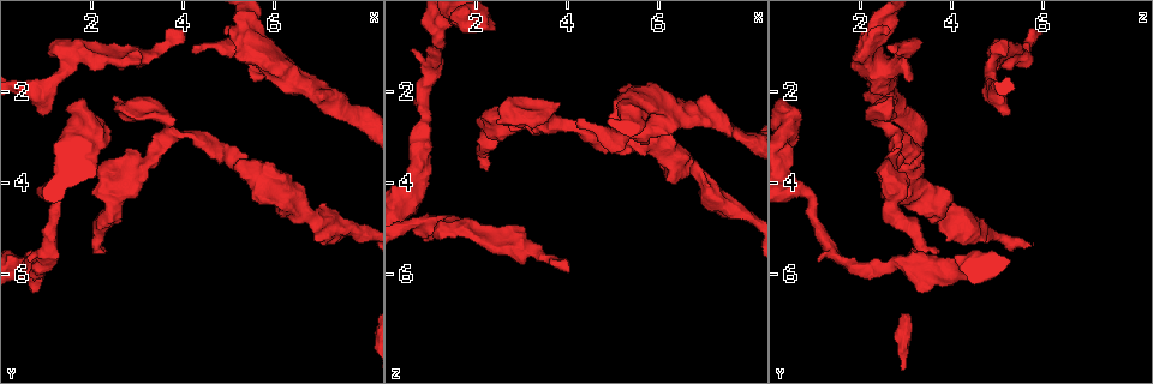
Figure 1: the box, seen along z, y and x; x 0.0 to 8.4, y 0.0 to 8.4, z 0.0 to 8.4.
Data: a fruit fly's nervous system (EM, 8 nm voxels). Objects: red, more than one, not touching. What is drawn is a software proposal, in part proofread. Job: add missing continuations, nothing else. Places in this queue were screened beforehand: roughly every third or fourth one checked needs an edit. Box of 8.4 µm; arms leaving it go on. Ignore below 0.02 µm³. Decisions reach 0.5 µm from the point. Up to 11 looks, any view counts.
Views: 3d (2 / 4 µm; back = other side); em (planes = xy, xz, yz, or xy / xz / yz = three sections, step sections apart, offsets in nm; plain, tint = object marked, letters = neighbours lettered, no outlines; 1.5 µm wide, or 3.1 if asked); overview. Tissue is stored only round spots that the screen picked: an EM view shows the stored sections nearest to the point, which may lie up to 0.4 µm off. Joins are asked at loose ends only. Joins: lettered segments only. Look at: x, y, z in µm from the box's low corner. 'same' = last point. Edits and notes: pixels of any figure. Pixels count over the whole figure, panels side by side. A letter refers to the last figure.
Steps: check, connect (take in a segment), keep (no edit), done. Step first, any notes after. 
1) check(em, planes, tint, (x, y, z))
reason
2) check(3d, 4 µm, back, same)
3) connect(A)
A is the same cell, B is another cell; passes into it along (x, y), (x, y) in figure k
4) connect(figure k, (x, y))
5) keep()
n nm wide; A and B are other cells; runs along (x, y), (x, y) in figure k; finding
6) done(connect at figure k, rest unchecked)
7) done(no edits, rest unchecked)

check(em, xy, step 4, letters, (4.00, 0.65, 5.95))

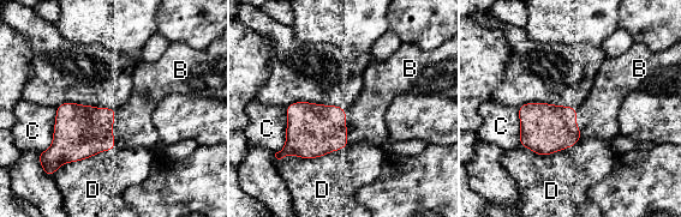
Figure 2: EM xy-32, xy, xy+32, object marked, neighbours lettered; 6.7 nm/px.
connect(B)
B is the same cell, C and D are other cells; the neuron continues

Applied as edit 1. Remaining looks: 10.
check(overview)

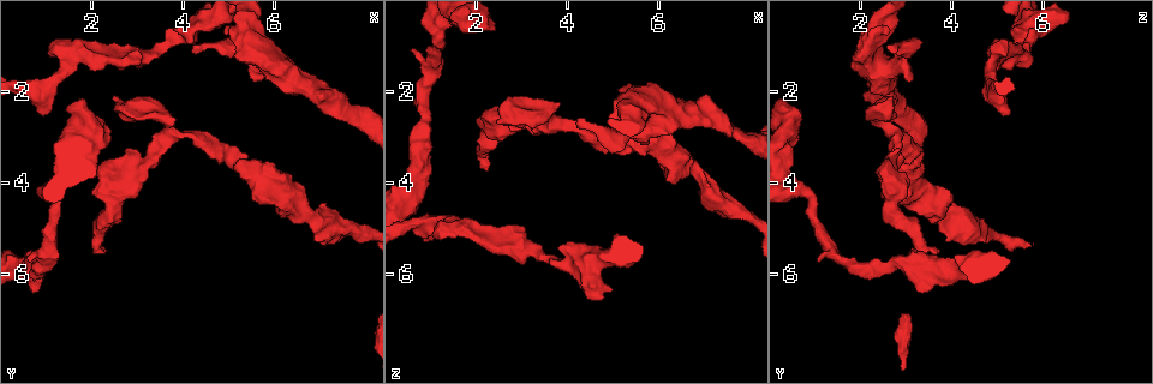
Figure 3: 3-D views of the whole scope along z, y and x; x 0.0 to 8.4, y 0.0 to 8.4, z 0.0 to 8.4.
check(3d, 4 µm, (4.20, 1.10, 2.65))
free end

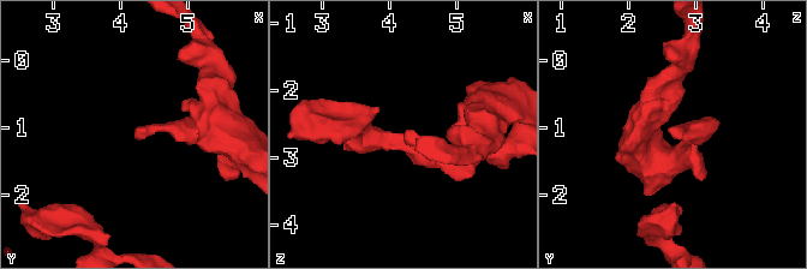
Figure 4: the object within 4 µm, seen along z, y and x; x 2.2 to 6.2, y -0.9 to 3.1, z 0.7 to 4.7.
check(em, planes, letters, (4.20, 1.10, 2.65))
need the tissue

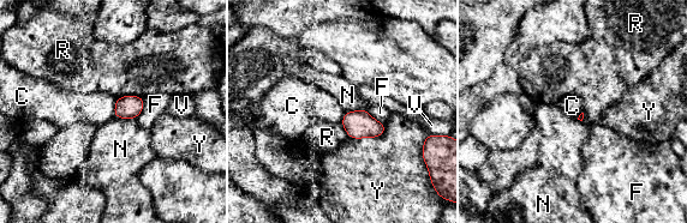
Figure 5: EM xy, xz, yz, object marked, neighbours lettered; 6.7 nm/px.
keep()
Y touches over 260 nm; C, F, N, R, V and Y are other cells; none of them fits

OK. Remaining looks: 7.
check(em, planes, letters, (2.25, 5.55, 3.70))
free end

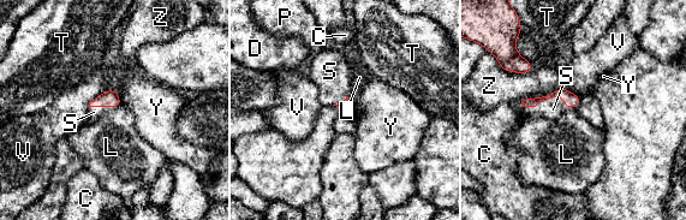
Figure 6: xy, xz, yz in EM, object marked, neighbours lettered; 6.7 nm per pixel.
connect(S)
S is the same cell, C, D, L, P, T, V, Y and Z are other cells; passes into it along (572, 101), (550, 100), (553, 110) in figure 6; the neuron continues

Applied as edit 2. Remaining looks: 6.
check(3d, 4 µm, back, (0.55, 5.60, 1.15))
free end

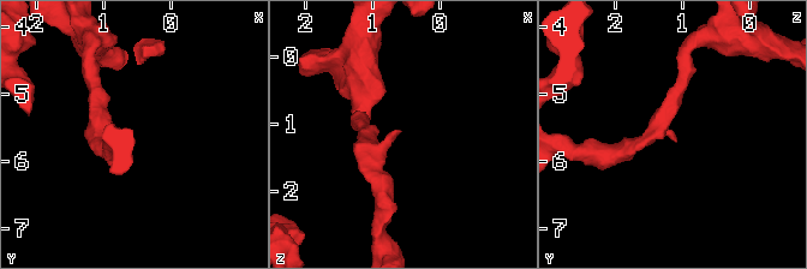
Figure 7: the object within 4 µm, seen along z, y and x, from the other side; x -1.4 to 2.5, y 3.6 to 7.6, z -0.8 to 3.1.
check(em, yz, step 4, letters, (0.60, 5.65, 1.10))

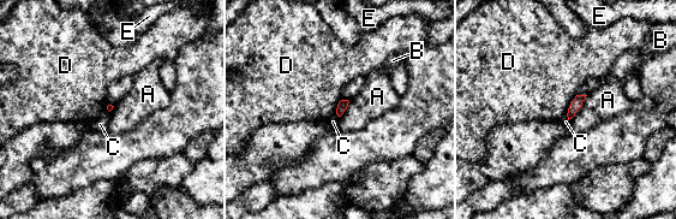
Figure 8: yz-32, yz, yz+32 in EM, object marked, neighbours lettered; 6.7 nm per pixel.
keep()
A touches over 220 nm; A, B, C, D and E are other cells; border along (587, 95), (581, 107), (568, 120) in figure 8; no lettered segment goes on from it

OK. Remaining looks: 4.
done(connect at figure 2, connect at figure 6, rest unchecked)

